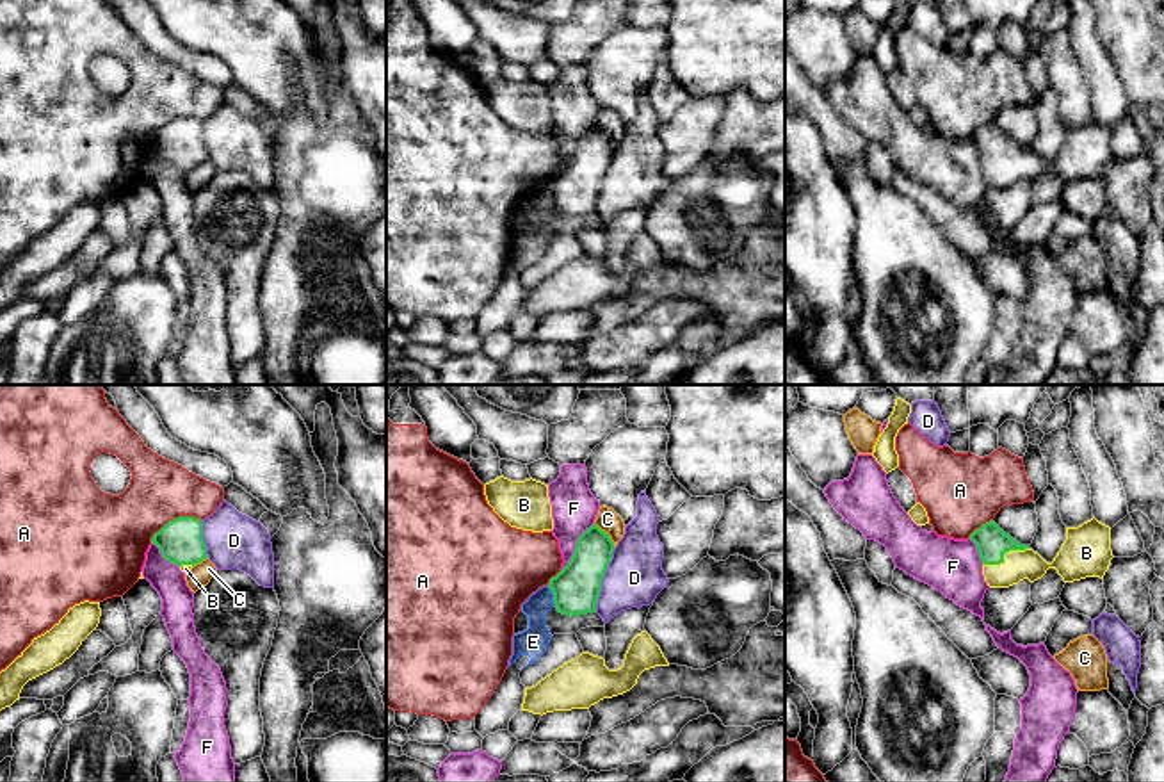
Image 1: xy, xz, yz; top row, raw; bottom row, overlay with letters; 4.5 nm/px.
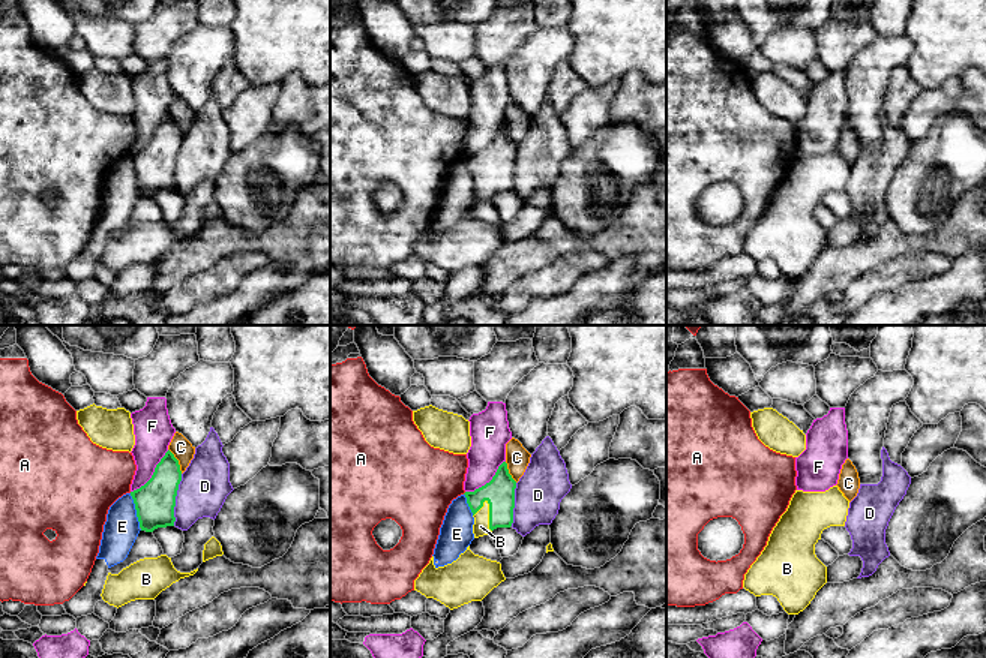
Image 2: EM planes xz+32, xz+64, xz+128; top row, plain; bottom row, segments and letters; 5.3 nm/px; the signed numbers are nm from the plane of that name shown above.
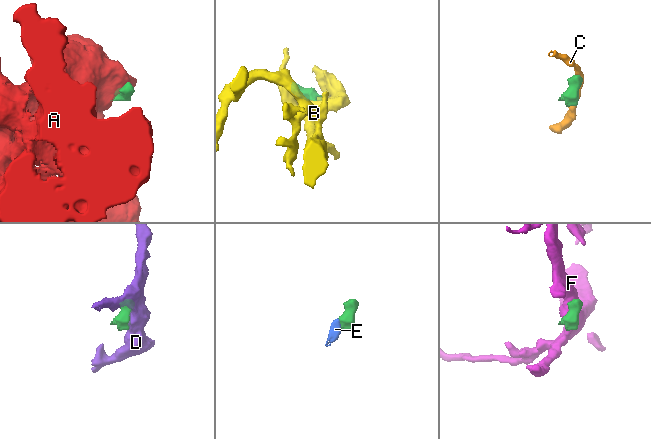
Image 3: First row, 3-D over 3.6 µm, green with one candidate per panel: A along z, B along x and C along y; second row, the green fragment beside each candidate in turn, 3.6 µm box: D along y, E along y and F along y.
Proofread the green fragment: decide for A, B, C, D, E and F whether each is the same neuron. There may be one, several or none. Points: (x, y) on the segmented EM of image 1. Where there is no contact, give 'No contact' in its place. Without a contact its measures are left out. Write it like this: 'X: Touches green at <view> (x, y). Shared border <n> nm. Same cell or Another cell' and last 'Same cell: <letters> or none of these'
A: Touches green at xy (173, 519). Shared border 260 nm. Another cell
B: Touches green at yz (1004, 553). Shared border 240 nm. Same cell
C: Touches green at xz (607, 535). Shared border 150 nm. Another cell
D: Touches green at xz (602, 578). Shared border 300 nm. Another cell
E: Touches green at xz (554, 595). Shared border 100 nm. Another cell
F: Touches green at xz (575, 547). Shared border 260 nm. Another cell
Same cell: B

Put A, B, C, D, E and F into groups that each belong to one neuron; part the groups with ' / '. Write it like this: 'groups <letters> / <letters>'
groups A / B / C / D / E / F

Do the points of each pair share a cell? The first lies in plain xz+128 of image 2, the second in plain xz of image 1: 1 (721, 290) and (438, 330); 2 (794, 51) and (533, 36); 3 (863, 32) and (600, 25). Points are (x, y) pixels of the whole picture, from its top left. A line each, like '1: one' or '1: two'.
1: two
2: one
3: one

